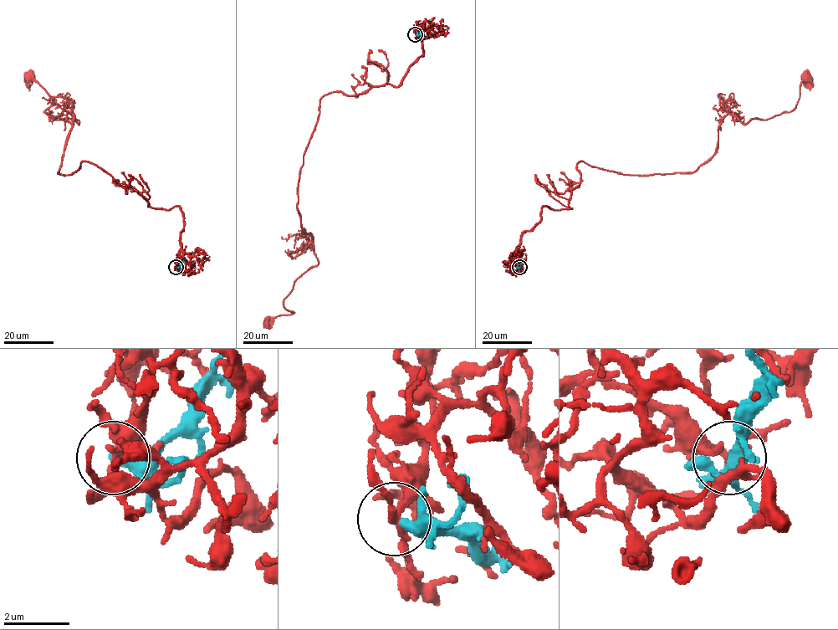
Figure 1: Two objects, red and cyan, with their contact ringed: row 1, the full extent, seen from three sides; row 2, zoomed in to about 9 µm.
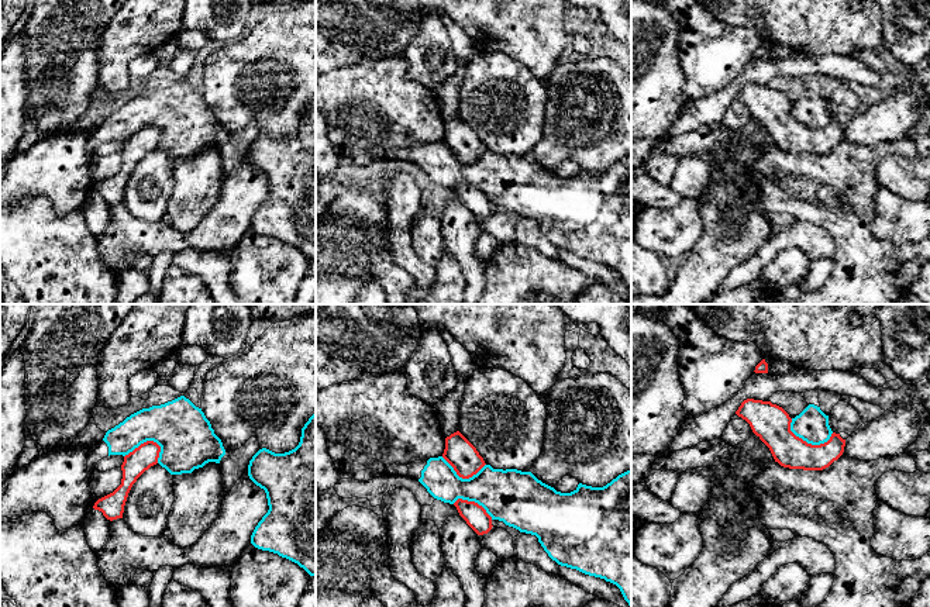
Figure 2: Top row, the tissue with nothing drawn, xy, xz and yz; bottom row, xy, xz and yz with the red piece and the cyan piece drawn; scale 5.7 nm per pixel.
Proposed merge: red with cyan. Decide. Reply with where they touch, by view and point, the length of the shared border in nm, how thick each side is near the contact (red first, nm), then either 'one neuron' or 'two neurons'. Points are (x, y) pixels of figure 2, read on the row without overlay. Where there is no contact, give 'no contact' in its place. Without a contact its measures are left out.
contact yz (809, 128); length 260 nm; calibres 220 and 190 nm; two neurons

